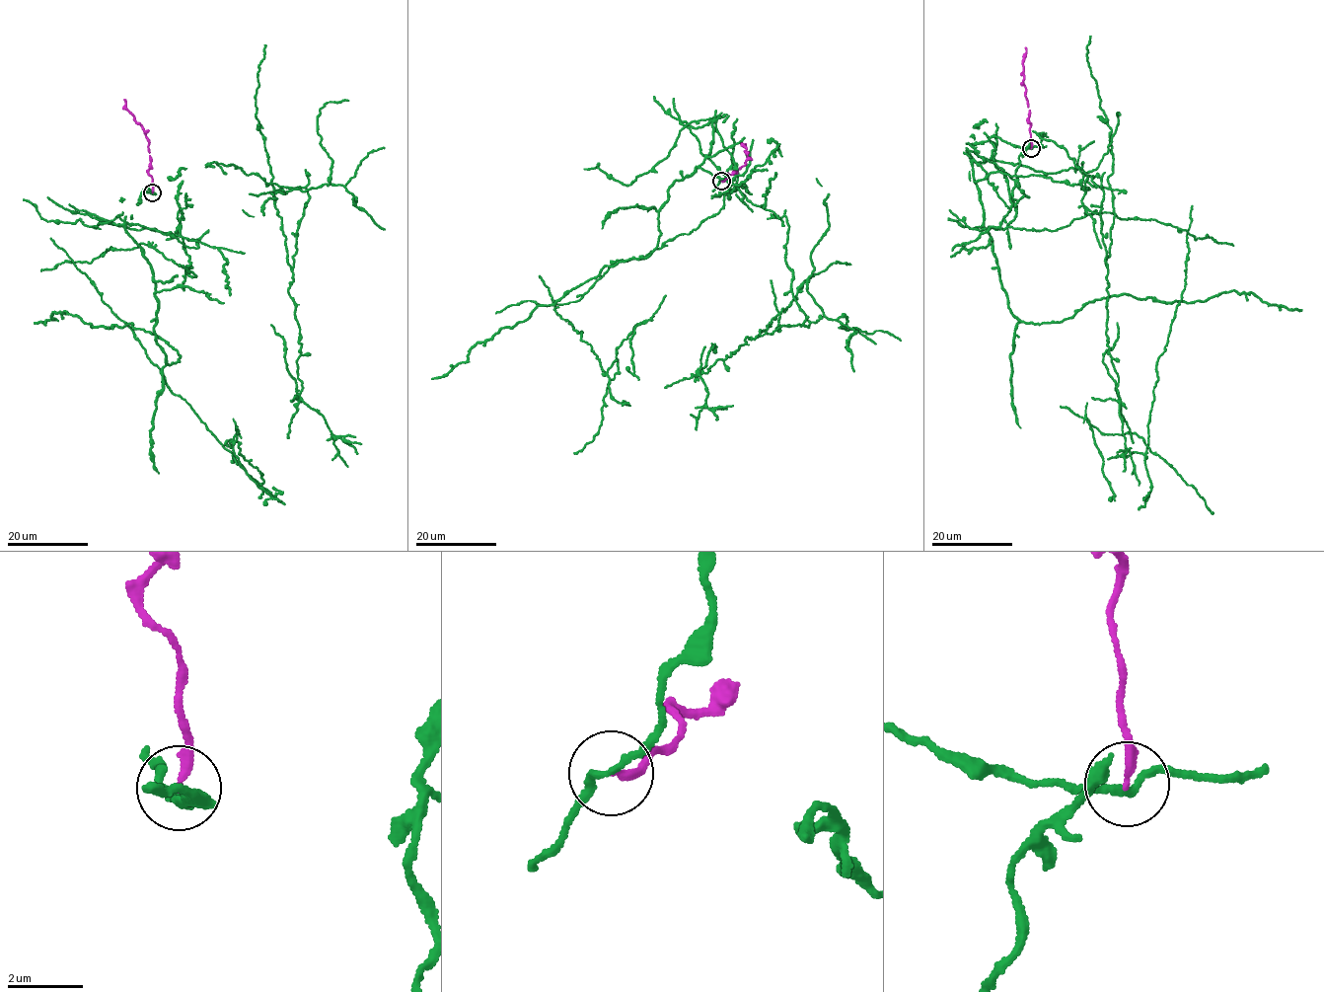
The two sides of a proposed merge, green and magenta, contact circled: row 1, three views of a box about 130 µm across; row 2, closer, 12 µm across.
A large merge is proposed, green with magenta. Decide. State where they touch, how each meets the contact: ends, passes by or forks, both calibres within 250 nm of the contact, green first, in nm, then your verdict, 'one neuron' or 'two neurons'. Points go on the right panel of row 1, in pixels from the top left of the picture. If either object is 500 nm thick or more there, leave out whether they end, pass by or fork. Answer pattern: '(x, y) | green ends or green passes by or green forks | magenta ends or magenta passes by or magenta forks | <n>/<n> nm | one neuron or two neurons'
(1031, 148) | green passes by | magenta ends | 180/200 nm | two neurons

